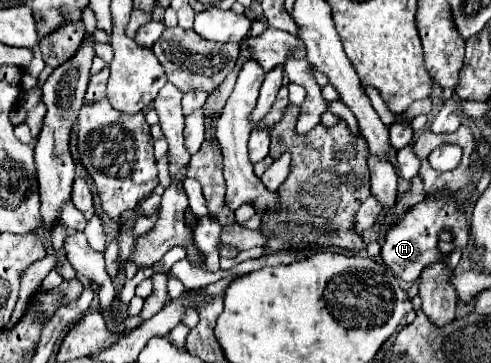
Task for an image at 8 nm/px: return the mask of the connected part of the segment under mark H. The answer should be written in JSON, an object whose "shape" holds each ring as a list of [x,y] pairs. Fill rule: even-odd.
{"shape":[[[428,196],[426,200],[422,200],[420,204],[416,204],[414,208],[410,208],[404,218],[392,226],[382,242],[382,260],[384,264],[396,272],[404,282],[414,282],[418,280],[418,276],[422,274],[424,268],[444,260],[446,254],[440,252],[438,248],[438,234],[442,230],[450,230],[454,236],[454,246],[456,250],[464,250],[468,246],[470,240],[470,228],[468,228],[468,218],[466,214],[460,210],[460,202],[454,196]]]}

